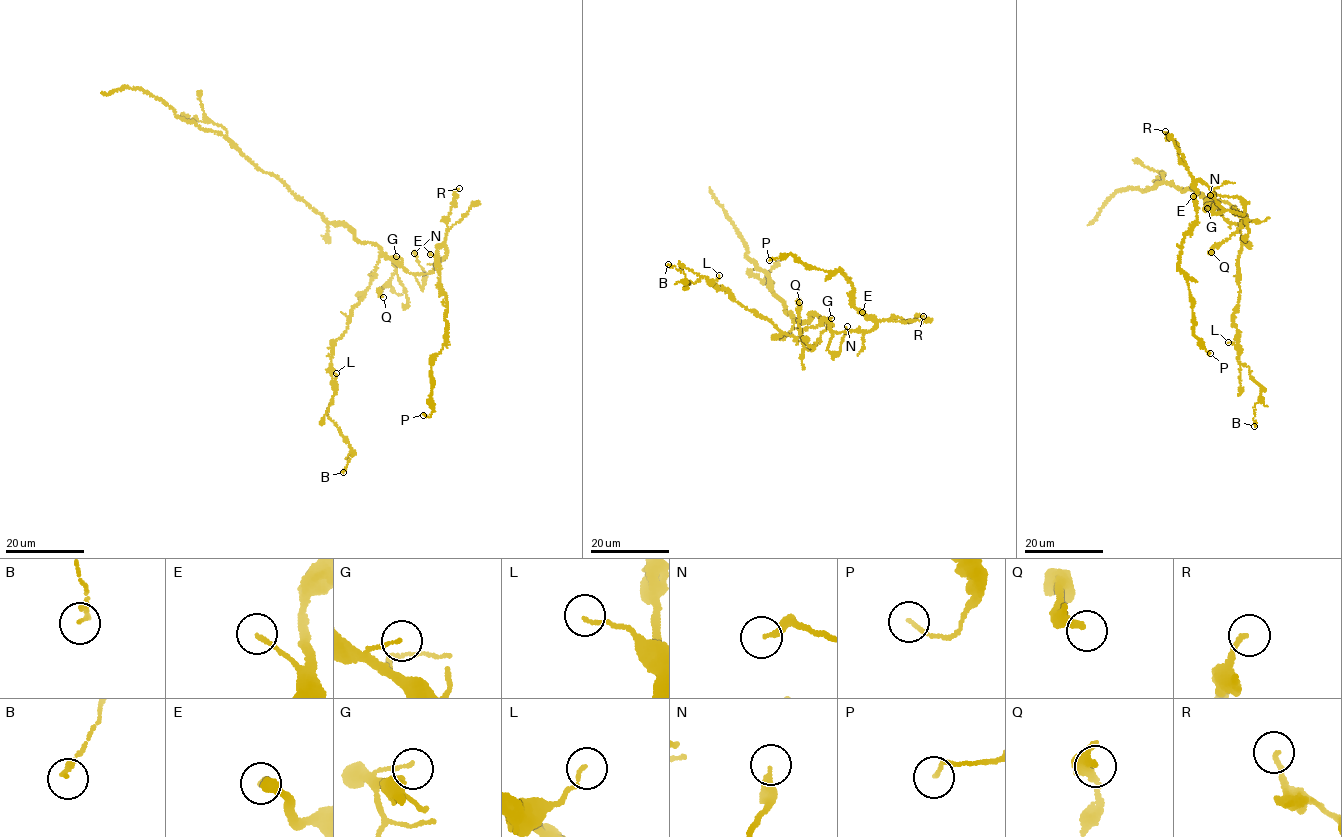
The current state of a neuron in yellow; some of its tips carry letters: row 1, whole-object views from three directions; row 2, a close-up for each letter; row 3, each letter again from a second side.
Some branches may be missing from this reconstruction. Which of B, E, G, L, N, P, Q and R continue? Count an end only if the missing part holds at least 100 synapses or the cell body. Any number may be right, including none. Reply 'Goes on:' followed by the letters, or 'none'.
Goes on: none

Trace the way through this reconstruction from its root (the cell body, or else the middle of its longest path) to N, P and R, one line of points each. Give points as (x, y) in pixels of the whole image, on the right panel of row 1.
N: (1206, 210), (1212, 205), (1214, 213), (1244, 213), (1244, 202), (1237, 197), (1210, 195)
P: (1206, 210), (1223, 210), (1196, 181), (1197, 224), (1186, 232), (1179, 270), (1193, 335), (1210, 353)
R: (1206, 210), (1212, 205), (1214, 213), (1223, 210), (1209, 187), (1194, 179), (1180, 162), (1177, 144), (1165, 131)

